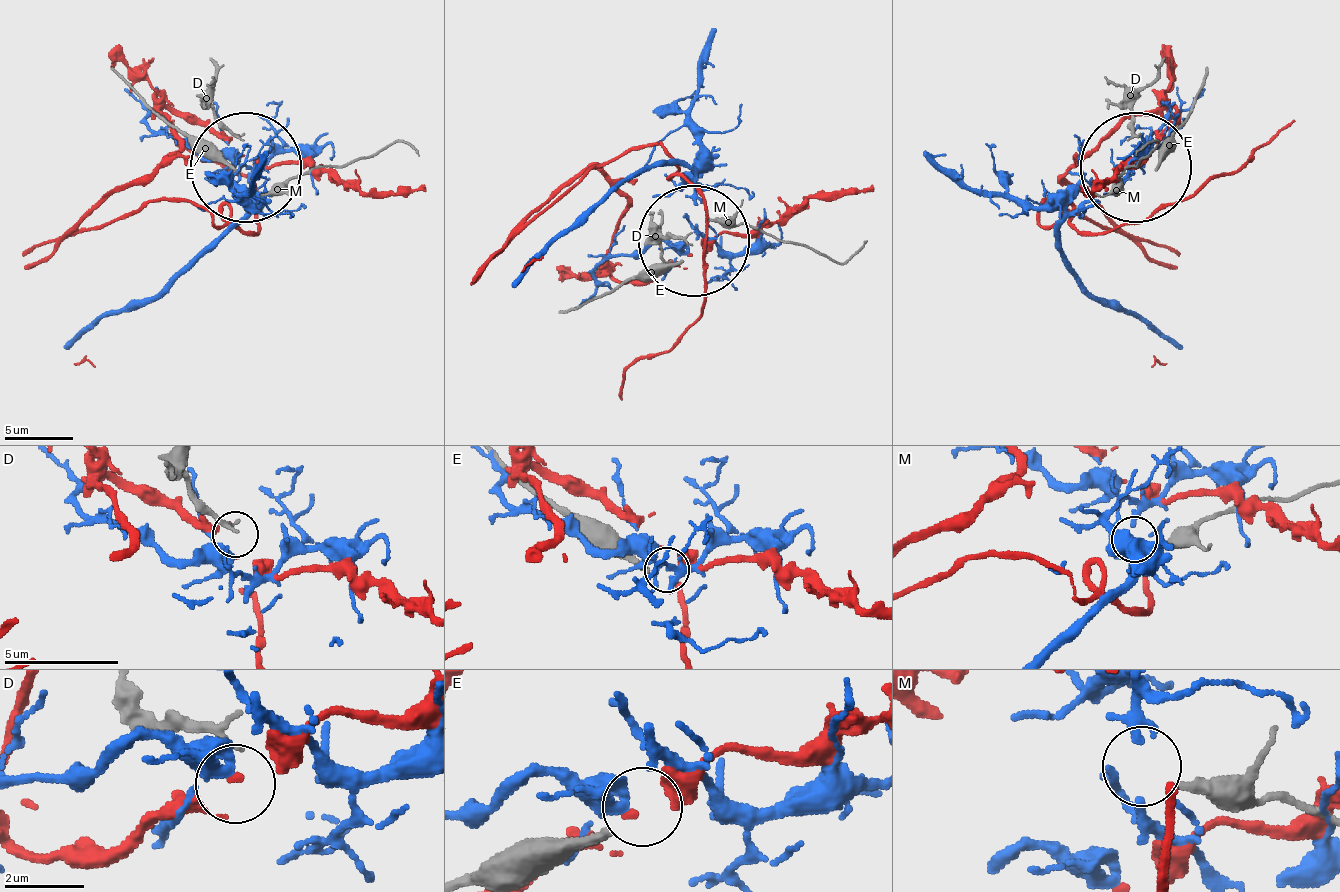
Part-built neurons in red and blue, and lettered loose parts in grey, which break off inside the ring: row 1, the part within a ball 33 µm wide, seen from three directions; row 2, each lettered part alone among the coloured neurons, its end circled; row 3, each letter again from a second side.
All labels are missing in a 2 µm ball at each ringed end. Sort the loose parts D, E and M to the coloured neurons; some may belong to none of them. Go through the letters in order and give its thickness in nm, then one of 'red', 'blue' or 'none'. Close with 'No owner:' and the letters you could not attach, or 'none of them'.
D: 240 nm | blue
E: 240 nm | none
M: 260 nm | none
No owner: E, M

